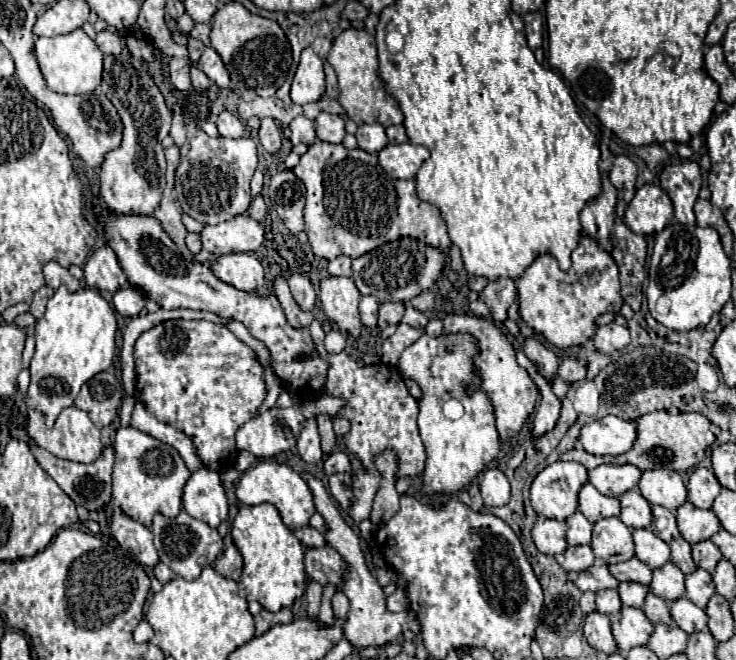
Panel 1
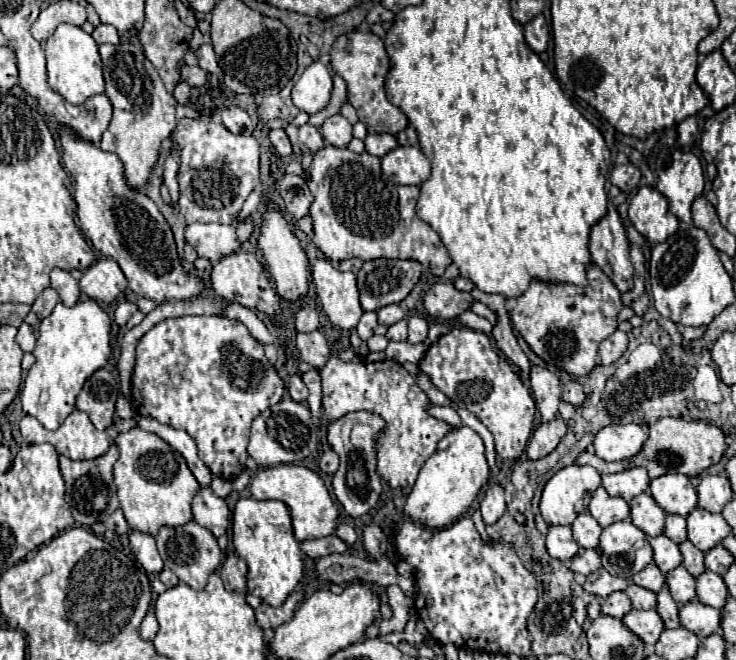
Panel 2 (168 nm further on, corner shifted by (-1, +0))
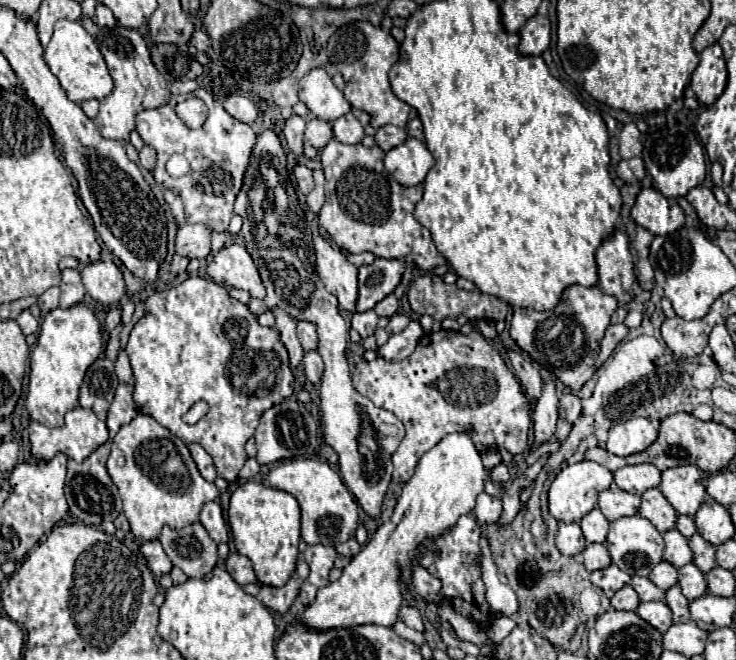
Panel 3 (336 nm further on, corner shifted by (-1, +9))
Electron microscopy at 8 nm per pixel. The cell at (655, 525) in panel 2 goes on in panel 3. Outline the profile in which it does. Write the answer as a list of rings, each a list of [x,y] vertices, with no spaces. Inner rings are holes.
[[[649,489],[643,493],[639,515],[649,519],[661,533],[673,529],[677,523],[677,511],[669,505],[659,489]]]

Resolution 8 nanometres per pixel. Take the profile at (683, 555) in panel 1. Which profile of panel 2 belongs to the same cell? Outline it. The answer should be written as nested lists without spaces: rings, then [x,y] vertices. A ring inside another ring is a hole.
[[[685,540],[681,546],[681,554],[683,554],[683,566],[687,568],[687,572],[691,576],[699,576],[705,572],[705,566],[703,566],[703,552],[697,550],[689,540]]]

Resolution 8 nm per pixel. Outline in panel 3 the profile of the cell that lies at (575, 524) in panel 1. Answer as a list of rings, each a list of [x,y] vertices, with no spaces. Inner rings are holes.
[[[595,507],[581,519],[581,529],[587,543],[603,543],[609,533],[609,519],[601,513],[599,507]]]

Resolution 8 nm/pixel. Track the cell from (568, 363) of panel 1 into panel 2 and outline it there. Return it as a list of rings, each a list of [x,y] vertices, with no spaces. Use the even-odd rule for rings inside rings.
[[[569,380],[563,384],[563,400],[567,400],[569,404],[573,404],[575,408],[579,408],[585,400],[583,394],[583,384],[579,380]]]

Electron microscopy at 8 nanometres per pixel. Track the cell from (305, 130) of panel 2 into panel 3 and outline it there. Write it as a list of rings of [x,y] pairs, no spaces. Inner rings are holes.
[[[309,119],[307,121],[307,129],[305,129],[305,139],[315,147],[315,149],[323,149],[331,139],[333,139],[333,129],[327,121],[321,119]]]

